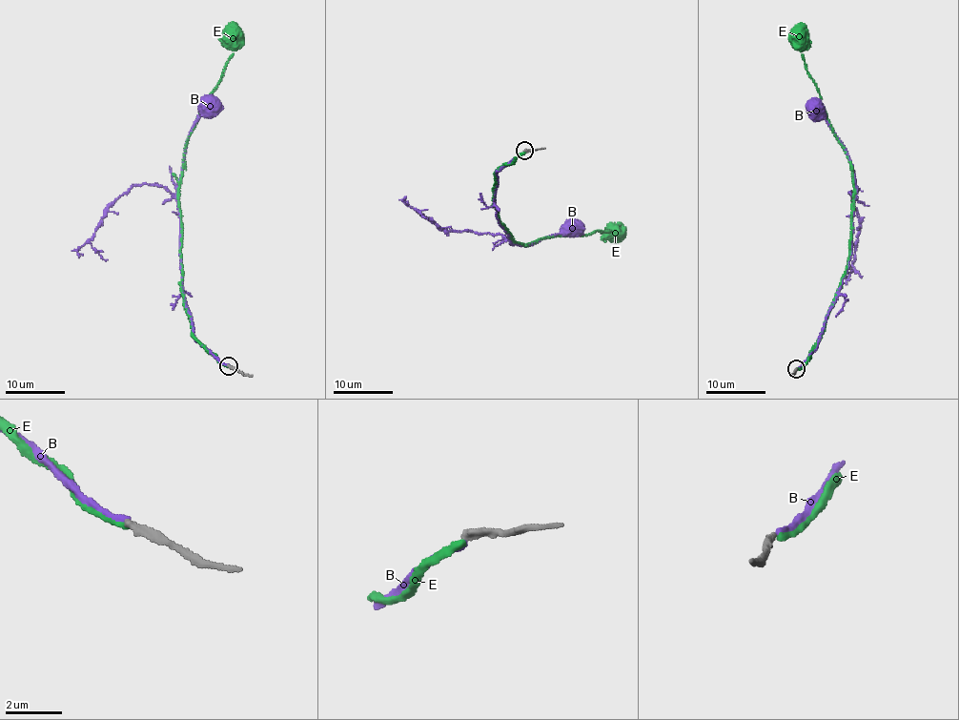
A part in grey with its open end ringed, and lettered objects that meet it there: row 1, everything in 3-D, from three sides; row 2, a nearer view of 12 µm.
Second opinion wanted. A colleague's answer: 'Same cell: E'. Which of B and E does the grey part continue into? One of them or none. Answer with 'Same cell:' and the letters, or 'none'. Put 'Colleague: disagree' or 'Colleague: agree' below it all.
Same cell: none
Colleague: disagree

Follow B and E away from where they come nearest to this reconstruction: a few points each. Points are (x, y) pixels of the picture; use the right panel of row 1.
B: (798, 369), (818, 344), (825, 318), (841, 284), (850, 255), (856, 183), (849, 157), (839, 137), (814, 109)
E: (798, 369), (810, 356), (847, 264), (854, 181), (848, 156), (807, 72), (802, 54), (805, 25), (801, 22)

